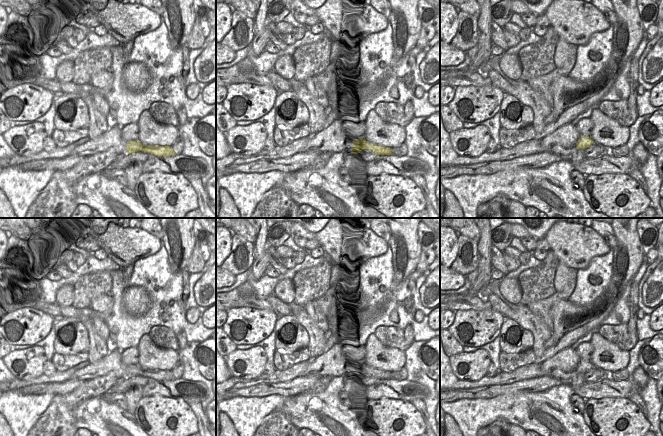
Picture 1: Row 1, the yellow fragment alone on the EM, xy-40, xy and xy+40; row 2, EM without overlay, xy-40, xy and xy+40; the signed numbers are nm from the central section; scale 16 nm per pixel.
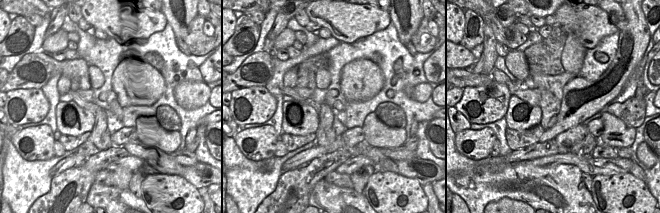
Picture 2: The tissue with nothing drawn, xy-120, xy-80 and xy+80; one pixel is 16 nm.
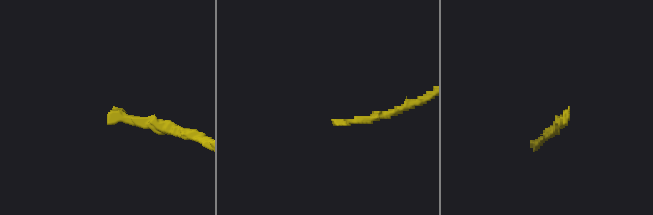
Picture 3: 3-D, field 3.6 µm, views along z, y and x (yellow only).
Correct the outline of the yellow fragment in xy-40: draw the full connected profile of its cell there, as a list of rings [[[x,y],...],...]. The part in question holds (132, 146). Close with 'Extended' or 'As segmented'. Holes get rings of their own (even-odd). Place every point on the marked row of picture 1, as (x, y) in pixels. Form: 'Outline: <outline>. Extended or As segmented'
Outline: [[[115,126],[94,140],[88,139],[84,144],[75,147],[71,155],[85,157],[114,148],[118,155],[142,151],[158,157],[175,156],[171,146],[142,145],[138,139],[126,142],[121,137],[121,128],[121,126]]]. Extended.

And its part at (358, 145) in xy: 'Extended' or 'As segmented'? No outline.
Extended.

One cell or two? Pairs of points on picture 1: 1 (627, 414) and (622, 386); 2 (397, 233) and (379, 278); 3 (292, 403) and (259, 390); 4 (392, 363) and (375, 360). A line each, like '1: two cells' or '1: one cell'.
1: two cells
2: two cells
3: two cells
4: one cell

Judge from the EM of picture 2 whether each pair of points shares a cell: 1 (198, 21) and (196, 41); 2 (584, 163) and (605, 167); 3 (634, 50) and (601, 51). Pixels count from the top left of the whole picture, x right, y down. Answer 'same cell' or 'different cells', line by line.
1: same cell
2: same cell
3: different cells

